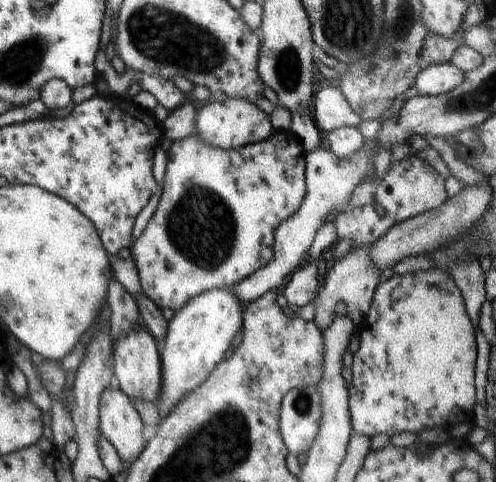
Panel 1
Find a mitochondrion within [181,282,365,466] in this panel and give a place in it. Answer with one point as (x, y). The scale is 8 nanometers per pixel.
(302, 404)

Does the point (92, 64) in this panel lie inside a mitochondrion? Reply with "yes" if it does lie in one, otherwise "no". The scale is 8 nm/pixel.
no

